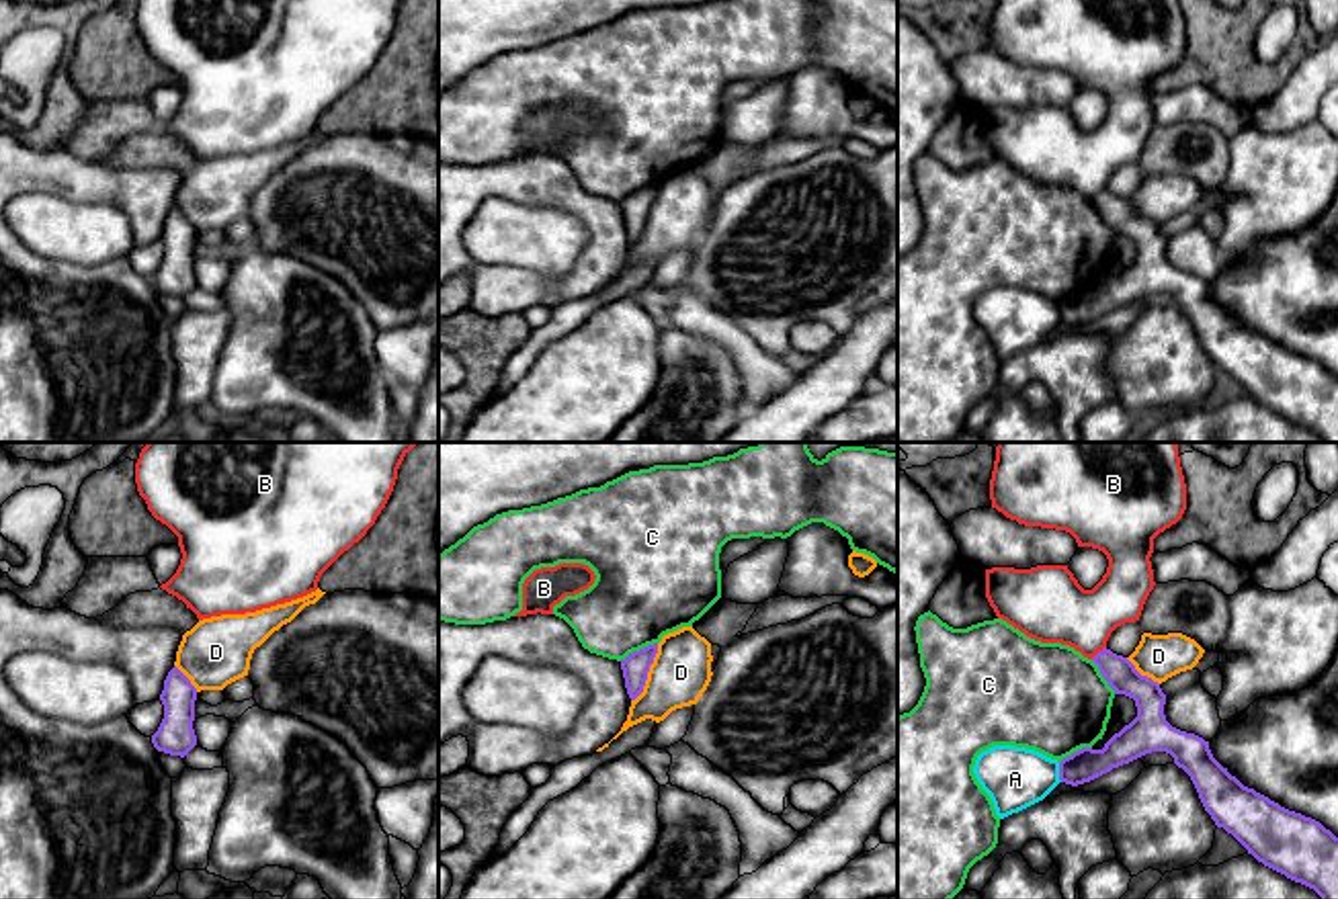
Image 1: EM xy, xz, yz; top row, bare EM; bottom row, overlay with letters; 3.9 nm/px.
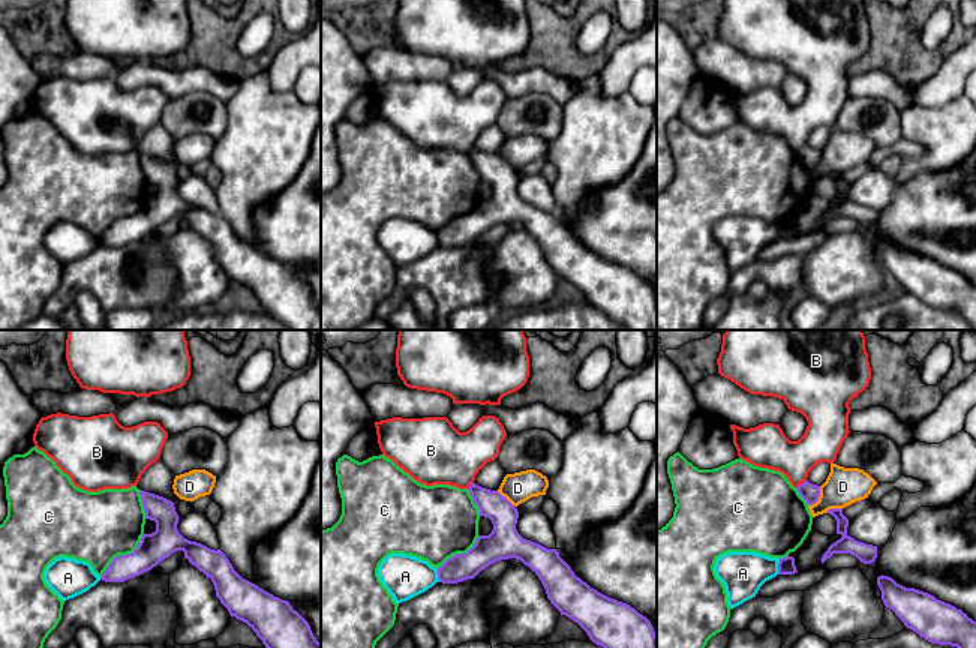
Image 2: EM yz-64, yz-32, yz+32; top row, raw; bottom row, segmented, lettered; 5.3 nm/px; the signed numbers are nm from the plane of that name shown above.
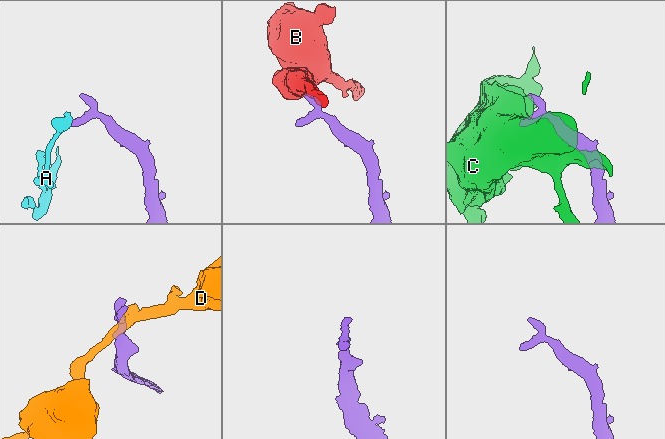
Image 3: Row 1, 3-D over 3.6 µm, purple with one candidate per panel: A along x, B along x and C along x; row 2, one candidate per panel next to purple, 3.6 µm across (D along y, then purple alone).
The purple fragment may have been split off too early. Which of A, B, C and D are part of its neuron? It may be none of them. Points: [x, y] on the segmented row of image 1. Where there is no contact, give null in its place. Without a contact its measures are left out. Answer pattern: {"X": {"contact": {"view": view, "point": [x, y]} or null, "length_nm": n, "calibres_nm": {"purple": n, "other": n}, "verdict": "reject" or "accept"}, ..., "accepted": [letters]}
{"A": {"contact": {"view": "yz", "point": [1060, 773]}, "length_nm": 80, "calibres_nm": {"purple": 130, "other": 240}, "verdict": "reject"}, "B": {"contact": {"view": "yz", "point": [1099, 652]}, "length_nm": 80, "calibres_nm": {"purple": 120, "other": 280}, "verdict": "reject"}, "C": {"contact": {"view": "xz", "point": [640, 650]}, "length_nm": 170, "calibres_nm": {"purple": 110, "other": 400}, "verdict": "reject"}, "D": {"contact": {"view": "xz", "point": [648, 670]}, "length_nm": 260, "calibres_nm": {"purple": 110, "other": 240}, "verdict": "reject"}, "accepted": []}

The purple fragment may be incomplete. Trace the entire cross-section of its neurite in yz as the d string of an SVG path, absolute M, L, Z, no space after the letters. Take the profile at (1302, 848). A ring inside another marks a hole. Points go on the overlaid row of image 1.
M1104 647L1092 661L1115 694L1135 700L1137 717L1102 750L1082 747L1063 758L1061 782L1078 786L1145 754L1166 752L1190 776L1215 825L1231 833L1248 854L1322 899L1338 899L1338 838L1330 829L1244 786L1213 758L1209 741L1172 727L1160 684L1141 676L1127 657Z

